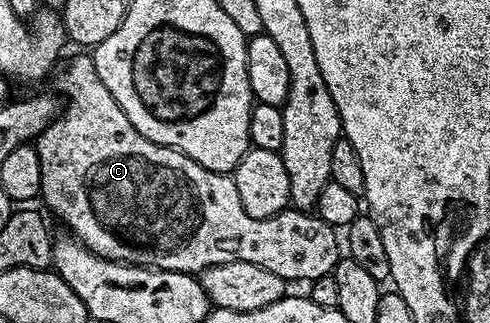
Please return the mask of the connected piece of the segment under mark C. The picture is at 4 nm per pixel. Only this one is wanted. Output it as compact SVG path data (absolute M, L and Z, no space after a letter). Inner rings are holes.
M87 53L79 54L83 55L73 56L67 64L64 62L58 68L60 71L59 76L57 76L58 71L54 76L54 79L56 78L54 90L65 100L65 106L62 108L59 118L54 119L40 133L38 139L34 140L33 146L41 161L41 189L39 190L41 203L44 203L71 230L68 232L83 246L88 247L94 255L100 255L102 259L112 259L118 263L132 263L134 267L150 267L156 271L202 273L207 267L225 265L229 261L249 261L249 265L261 265L261 269L269 269L269 273L277 273L277 277L288 281L294 281L294 279L312 281L334 272L341 258L341 239L340 236L339 239L335 236L338 235L336 228L330 227L325 220L319 218L318 214L294 209L288 209L264 219L249 217L249 213L245 213L245 205L241 205L237 185L230 174L205 169L185 153L141 137L141 133L137 133L137 129L133 129L129 117L125 117L121 105L117 105L117 101L113 101L113 93L109 93L109 89L105 89L105 85L101 81L101 77L97 77L94 58Z

